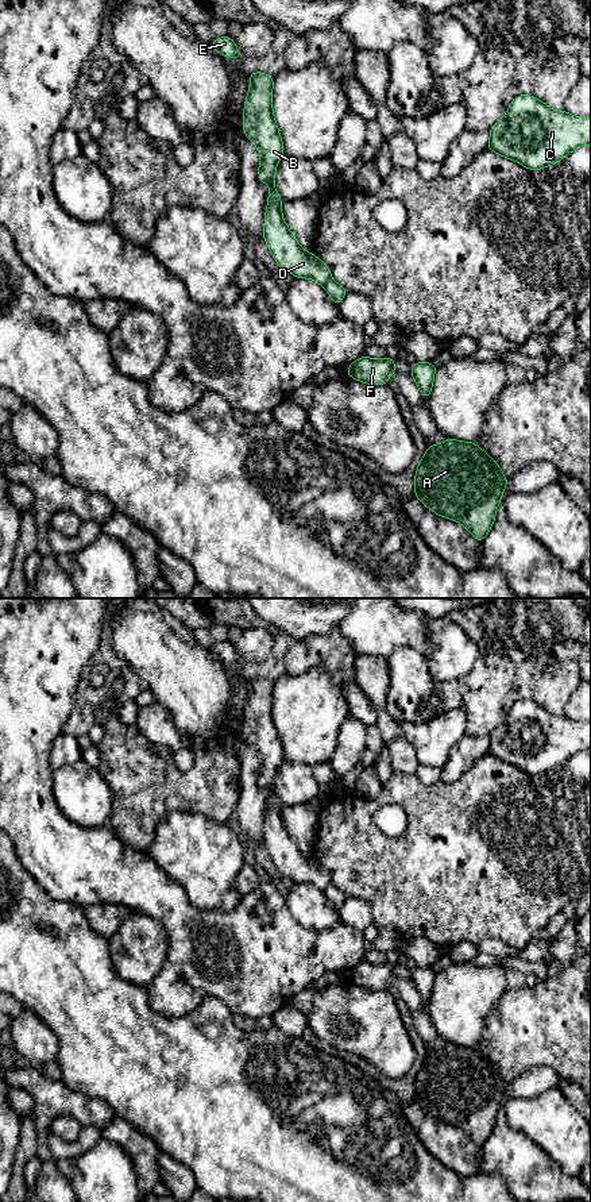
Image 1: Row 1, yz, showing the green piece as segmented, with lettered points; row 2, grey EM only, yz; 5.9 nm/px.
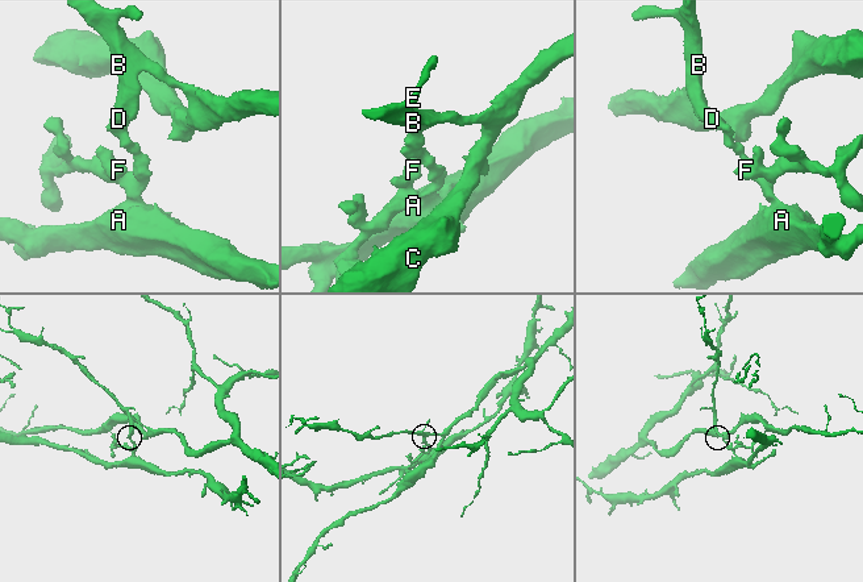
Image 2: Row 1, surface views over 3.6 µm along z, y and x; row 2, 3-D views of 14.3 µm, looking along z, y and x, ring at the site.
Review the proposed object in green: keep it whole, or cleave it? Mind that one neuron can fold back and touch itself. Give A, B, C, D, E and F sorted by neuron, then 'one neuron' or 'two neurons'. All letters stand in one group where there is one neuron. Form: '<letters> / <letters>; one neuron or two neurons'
A F / B C D E; two neurons

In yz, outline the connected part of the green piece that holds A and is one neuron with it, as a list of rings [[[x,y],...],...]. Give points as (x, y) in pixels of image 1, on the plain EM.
[[[452,1043],[428,1052],[414,1086],[414,1102],[437,1121],[464,1130],[479,1147],[490,1137],[509,1089],[498,1067],[476,1048]]]

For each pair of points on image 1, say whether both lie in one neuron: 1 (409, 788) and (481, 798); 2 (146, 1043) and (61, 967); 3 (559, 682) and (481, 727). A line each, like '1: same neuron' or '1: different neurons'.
1: same neuron
2: same neuron
3: same neuron

